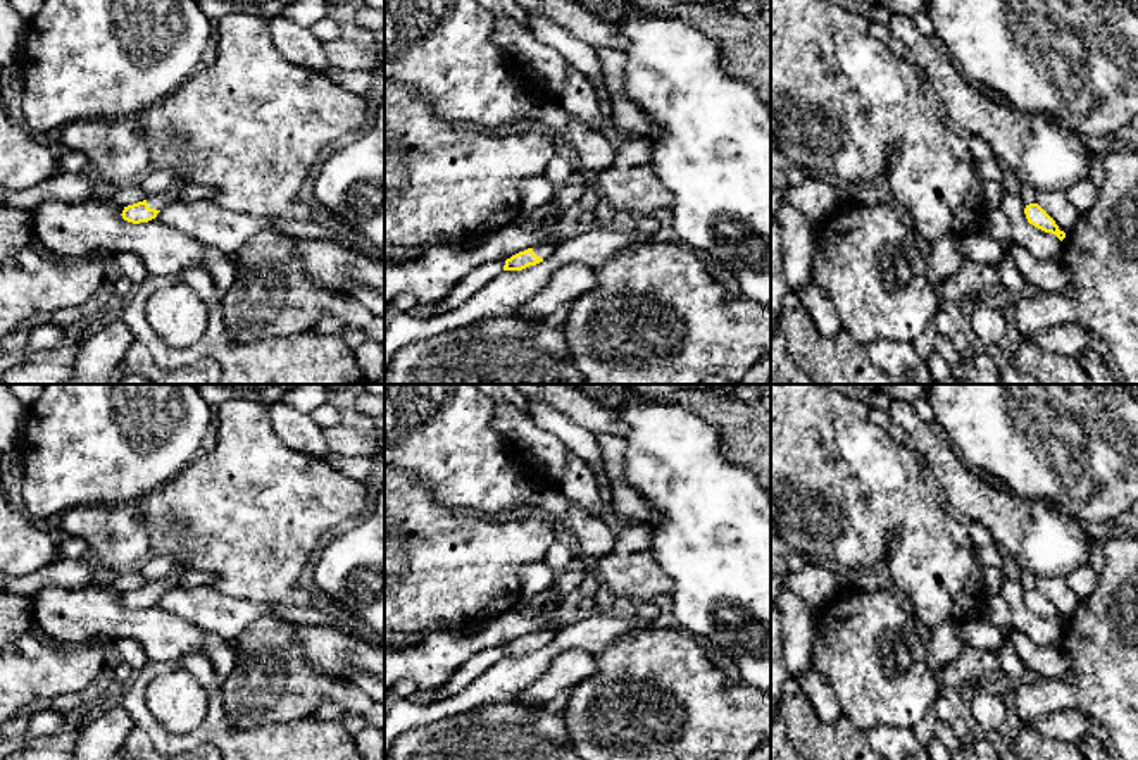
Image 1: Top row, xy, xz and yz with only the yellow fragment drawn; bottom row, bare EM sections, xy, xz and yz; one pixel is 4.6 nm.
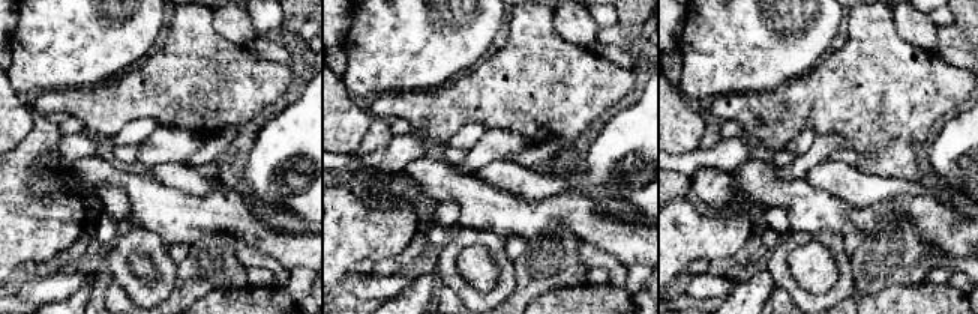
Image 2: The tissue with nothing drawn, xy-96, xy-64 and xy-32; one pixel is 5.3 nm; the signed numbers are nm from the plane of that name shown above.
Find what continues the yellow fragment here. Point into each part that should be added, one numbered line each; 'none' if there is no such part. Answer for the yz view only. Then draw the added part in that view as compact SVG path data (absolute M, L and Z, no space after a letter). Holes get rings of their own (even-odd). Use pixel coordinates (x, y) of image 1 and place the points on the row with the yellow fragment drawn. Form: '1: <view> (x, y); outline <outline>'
none

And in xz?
1: xz (545, 250); outline M545 243L536 248L533 248L536 257L541 257L543 260L548 259L555 252L557 245Z

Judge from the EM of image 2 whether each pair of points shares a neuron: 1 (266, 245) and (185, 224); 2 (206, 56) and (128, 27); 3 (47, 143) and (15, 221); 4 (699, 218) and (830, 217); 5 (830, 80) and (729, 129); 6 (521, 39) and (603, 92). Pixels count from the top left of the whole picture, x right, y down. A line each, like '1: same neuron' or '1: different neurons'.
1: same neuron
2: different neurons
3: same neuron
4: different neurons
5: different neurons
6: same neuron

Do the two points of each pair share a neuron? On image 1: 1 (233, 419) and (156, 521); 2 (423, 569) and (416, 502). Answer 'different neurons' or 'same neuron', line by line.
1: same neuron
2: same neuron

